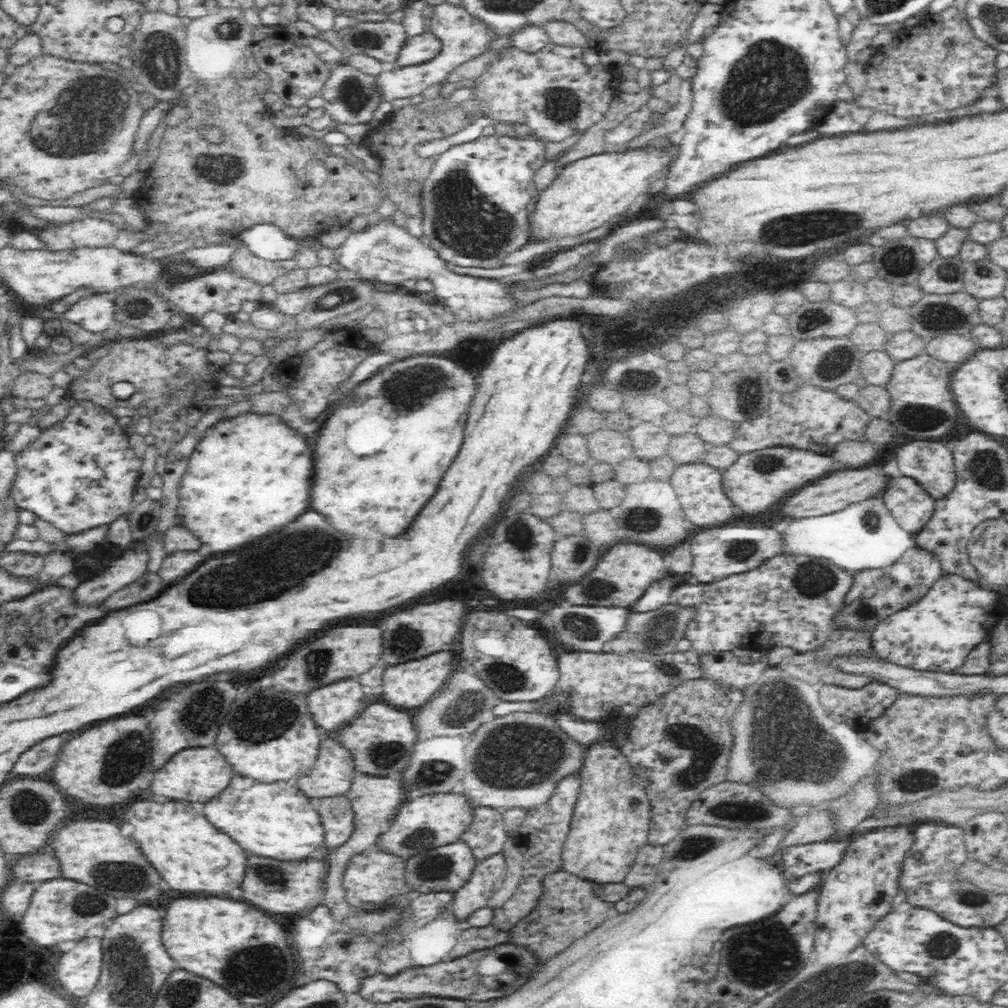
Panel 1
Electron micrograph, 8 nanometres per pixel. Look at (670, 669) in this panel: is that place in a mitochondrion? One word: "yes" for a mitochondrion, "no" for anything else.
yes

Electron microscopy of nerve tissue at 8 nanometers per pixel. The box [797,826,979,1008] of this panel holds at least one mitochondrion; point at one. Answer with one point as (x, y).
(942, 946)

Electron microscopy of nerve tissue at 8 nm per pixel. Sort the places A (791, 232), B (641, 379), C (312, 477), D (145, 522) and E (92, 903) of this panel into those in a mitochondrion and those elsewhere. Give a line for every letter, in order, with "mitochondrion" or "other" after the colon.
A: mitochondrion
B: mitochondrion
C: other
D: mitochondrion
E: mitochondrion

